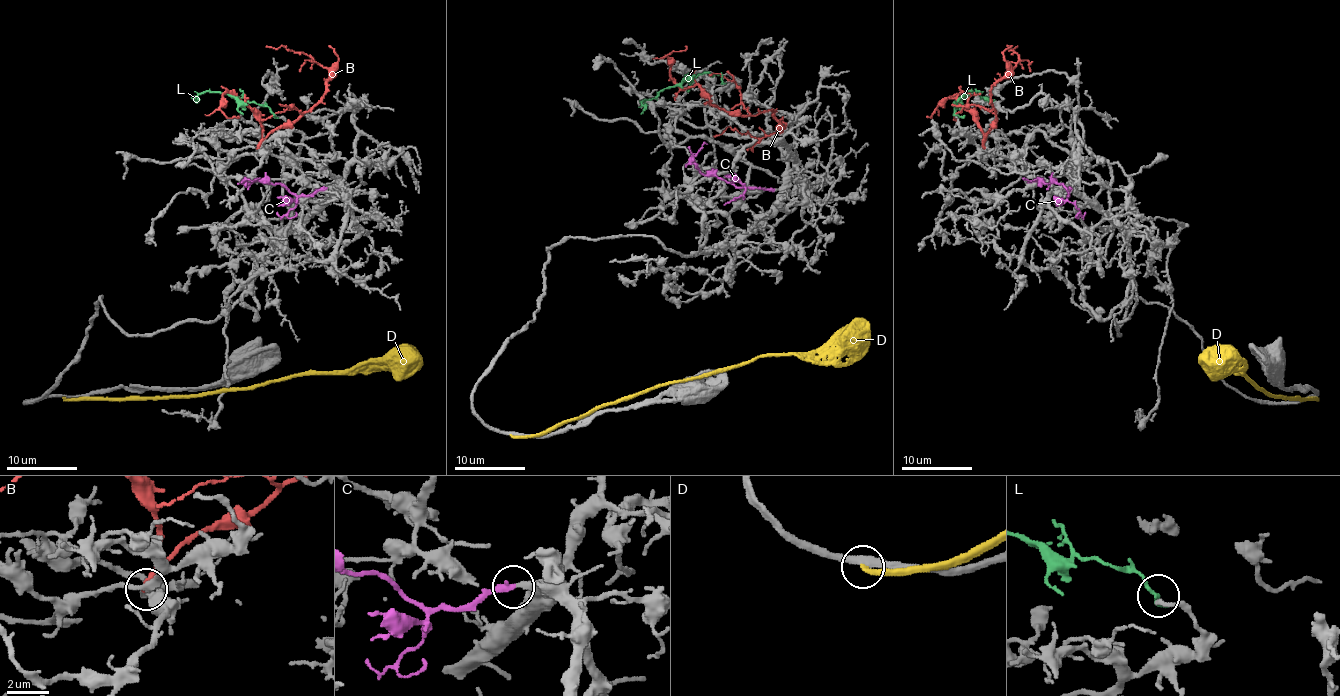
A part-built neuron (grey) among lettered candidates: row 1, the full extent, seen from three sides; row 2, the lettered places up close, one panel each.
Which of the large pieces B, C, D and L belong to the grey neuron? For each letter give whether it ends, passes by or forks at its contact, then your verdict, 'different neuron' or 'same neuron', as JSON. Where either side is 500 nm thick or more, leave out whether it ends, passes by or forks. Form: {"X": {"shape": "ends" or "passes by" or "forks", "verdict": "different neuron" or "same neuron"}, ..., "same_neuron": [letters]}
{"B": {"shape": "ends", "verdict": "different neuron"}, "C": {"shape": "ends", "verdict": "same neuron"}, "D": {"shape": "ends", "verdict": "different neuron"}, "L": {"shape": "forks", "verdict": "different neuron"}, "same_neuron": ["C"]}

